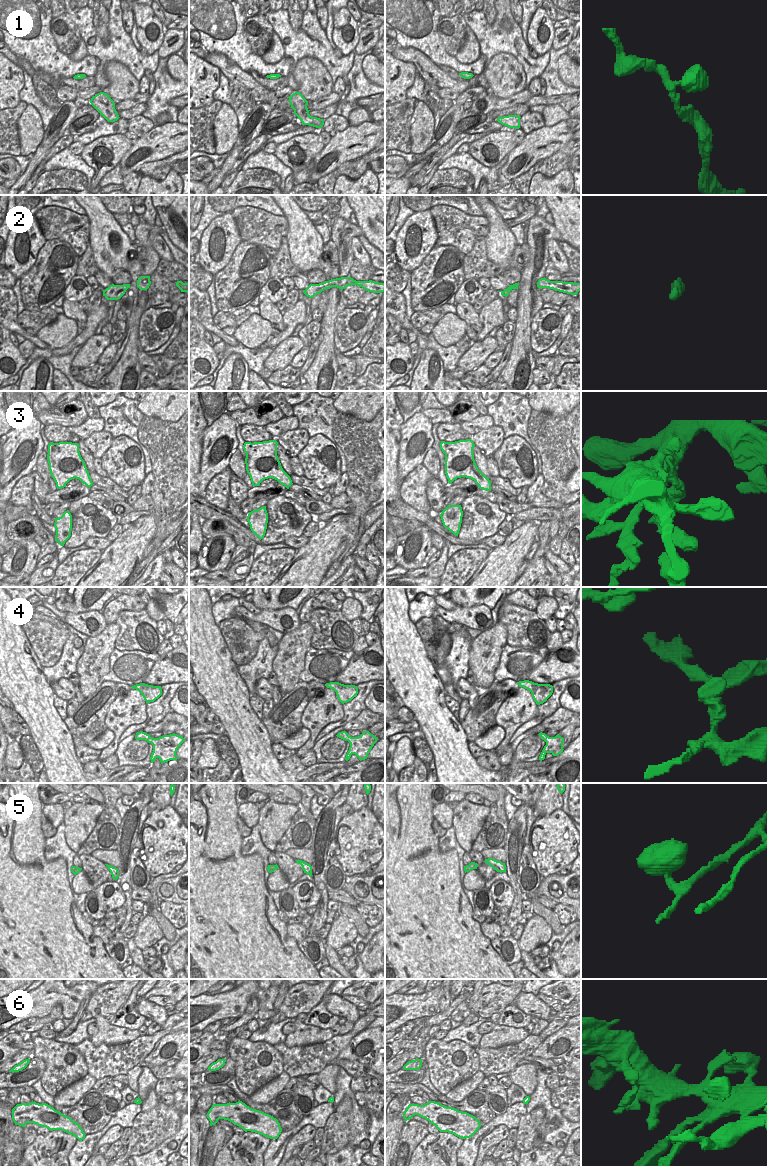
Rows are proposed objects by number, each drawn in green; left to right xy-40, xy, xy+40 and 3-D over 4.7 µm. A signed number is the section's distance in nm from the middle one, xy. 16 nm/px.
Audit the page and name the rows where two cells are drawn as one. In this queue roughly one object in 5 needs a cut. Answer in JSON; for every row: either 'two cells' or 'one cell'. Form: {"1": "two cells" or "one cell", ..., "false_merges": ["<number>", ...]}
{"1": "one cell", "2": "one cell", "3": "one cell", "4": "one cell", "5": "one cell", "6": "one cell", "false_merges": []}

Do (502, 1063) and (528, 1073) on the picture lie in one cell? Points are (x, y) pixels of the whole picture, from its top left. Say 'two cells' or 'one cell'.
two cells

